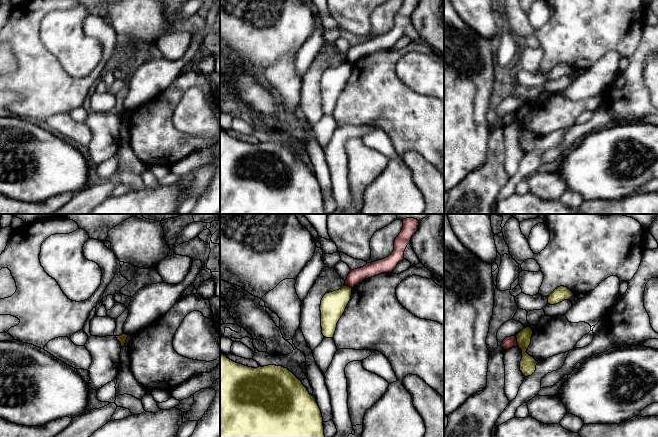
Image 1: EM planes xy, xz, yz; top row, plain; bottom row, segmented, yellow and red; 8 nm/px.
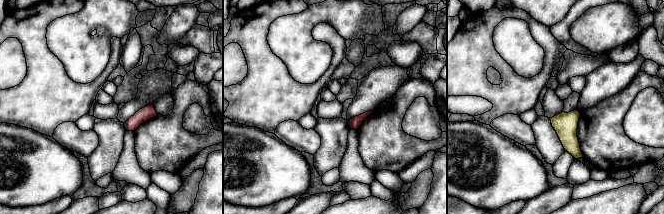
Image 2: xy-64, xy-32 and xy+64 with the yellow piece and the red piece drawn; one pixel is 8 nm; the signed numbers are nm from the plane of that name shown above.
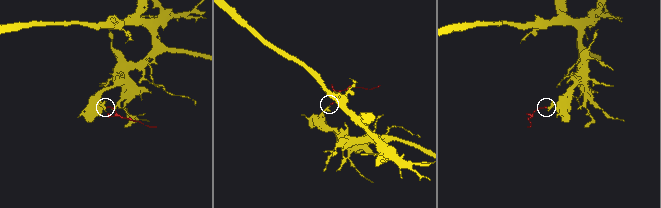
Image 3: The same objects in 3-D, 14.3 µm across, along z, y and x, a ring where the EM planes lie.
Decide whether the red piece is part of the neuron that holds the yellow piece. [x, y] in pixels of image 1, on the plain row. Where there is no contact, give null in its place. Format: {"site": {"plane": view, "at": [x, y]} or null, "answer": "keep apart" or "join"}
{"site": {"plane": "yz", "at": [517, 117]}, "answer": "keep apart"}

